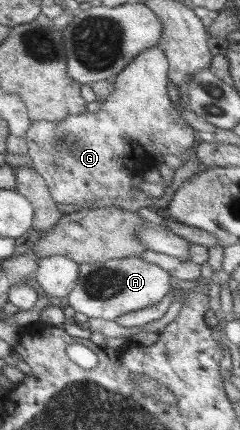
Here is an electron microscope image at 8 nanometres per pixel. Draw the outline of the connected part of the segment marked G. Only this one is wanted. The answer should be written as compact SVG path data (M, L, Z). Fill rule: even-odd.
M158 44L142 51L125 69L119 72L115 77L114 90L106 97L101 104L101 108L98 113L90 113L85 111L84 113L78 113L77 115L69 115L64 120L58 122L41 120L30 124L29 129L25 132L24 138L28 147L27 155L31 158L31 165L33 169L45 180L51 197L57 203L64 203L65 205L81 205L89 201L97 201L98 199L107 200L109 204L118 203L121 205L132 205L132 195L135 191L139 191L139 186L132 185L133 177L141 176L144 171L157 167L159 163L155 157L159 155L181 155L186 151L189 151L192 147L198 144L197 132L181 117L181 114L175 109L175 106L171 102L169 95L167 94L167 82L168 82L168 59L164 54L164 51L158 46Z

